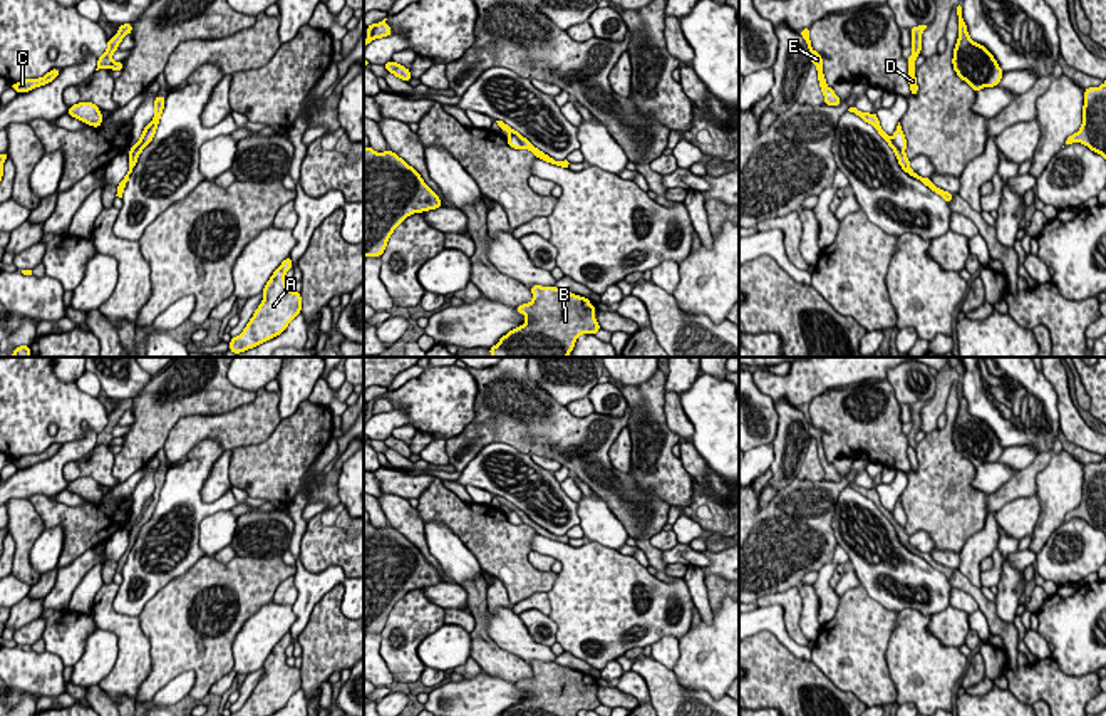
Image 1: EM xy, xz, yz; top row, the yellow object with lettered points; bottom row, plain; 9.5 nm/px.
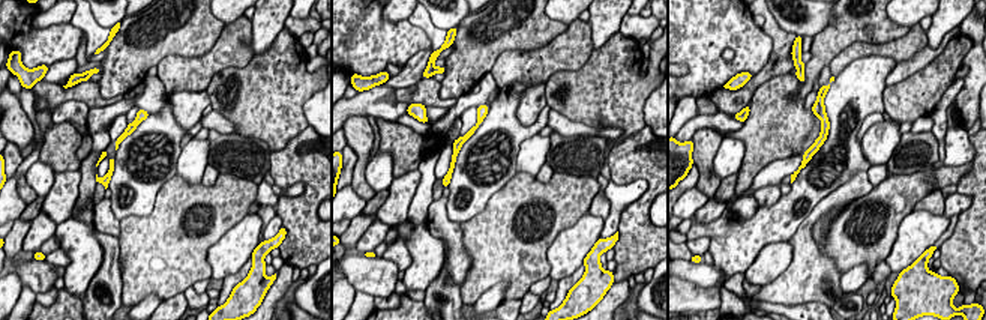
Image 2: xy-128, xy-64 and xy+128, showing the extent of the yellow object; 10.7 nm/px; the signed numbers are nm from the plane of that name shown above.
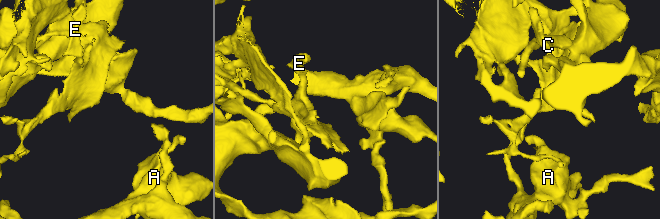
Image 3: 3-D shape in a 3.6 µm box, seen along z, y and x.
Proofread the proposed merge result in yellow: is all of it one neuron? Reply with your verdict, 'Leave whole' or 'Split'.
Split

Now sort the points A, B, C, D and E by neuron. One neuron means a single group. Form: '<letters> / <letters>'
A B C E / D

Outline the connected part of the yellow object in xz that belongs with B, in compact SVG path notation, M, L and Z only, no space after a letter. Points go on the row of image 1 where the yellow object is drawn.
M533 285L530 290L533 300L516 307L516 312L523 314L526 322L489 347L491 357L568 357L581 334L595 335L602 329L595 320L595 305L587 297L558 287Z

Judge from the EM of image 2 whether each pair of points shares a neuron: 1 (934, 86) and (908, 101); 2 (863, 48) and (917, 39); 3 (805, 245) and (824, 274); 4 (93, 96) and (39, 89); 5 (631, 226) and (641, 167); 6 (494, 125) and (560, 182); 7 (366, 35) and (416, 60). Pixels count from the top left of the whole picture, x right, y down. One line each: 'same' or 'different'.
1: same
2: same
3: same
4: same
5: same
6: different
7: different

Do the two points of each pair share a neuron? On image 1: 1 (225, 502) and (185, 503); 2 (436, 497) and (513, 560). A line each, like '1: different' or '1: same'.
1: same
2: same

